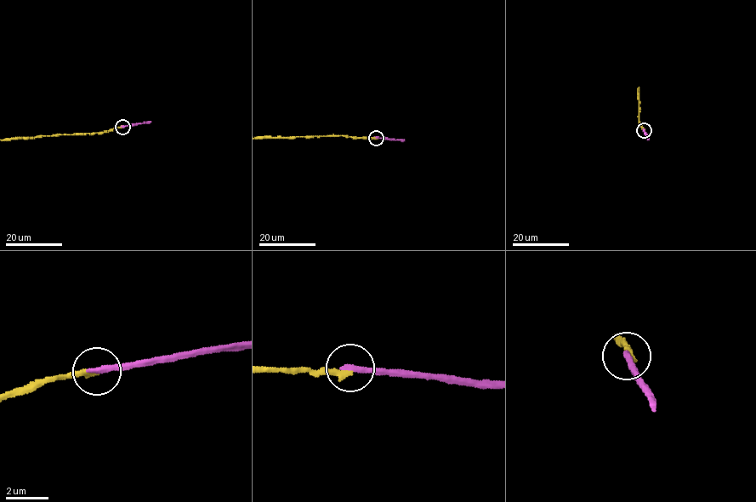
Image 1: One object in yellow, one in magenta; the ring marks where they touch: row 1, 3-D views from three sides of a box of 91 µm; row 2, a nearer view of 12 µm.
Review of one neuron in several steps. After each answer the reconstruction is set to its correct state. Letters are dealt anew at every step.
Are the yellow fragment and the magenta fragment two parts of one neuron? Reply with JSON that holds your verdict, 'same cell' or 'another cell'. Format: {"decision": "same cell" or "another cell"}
{"decision": "another cell"}

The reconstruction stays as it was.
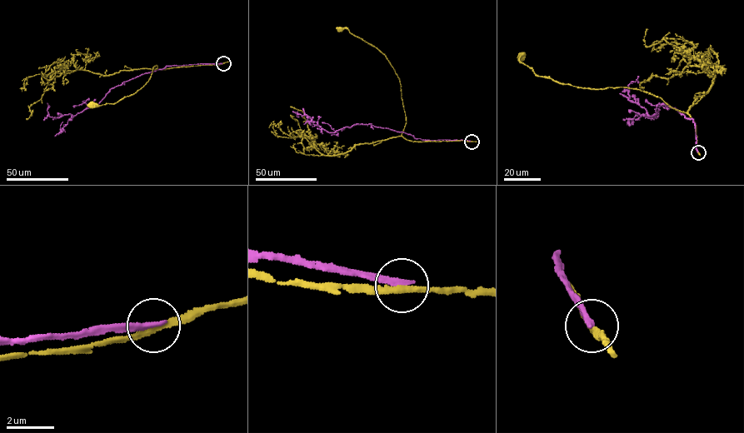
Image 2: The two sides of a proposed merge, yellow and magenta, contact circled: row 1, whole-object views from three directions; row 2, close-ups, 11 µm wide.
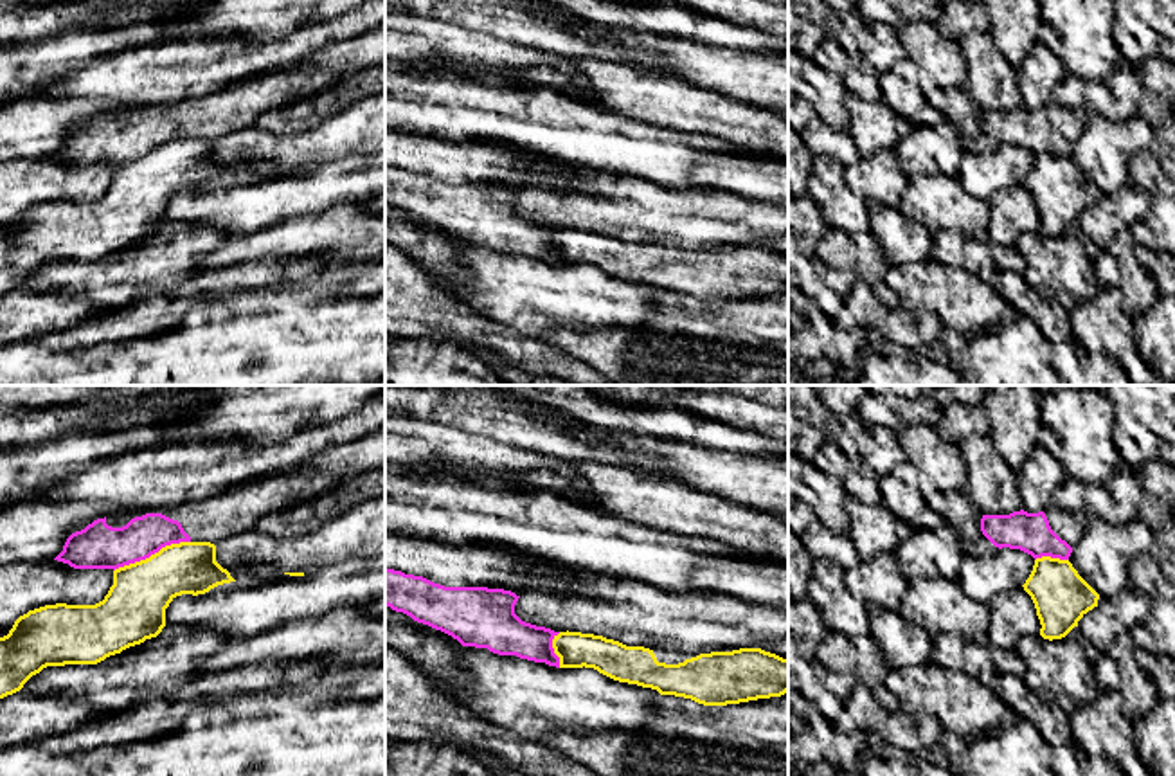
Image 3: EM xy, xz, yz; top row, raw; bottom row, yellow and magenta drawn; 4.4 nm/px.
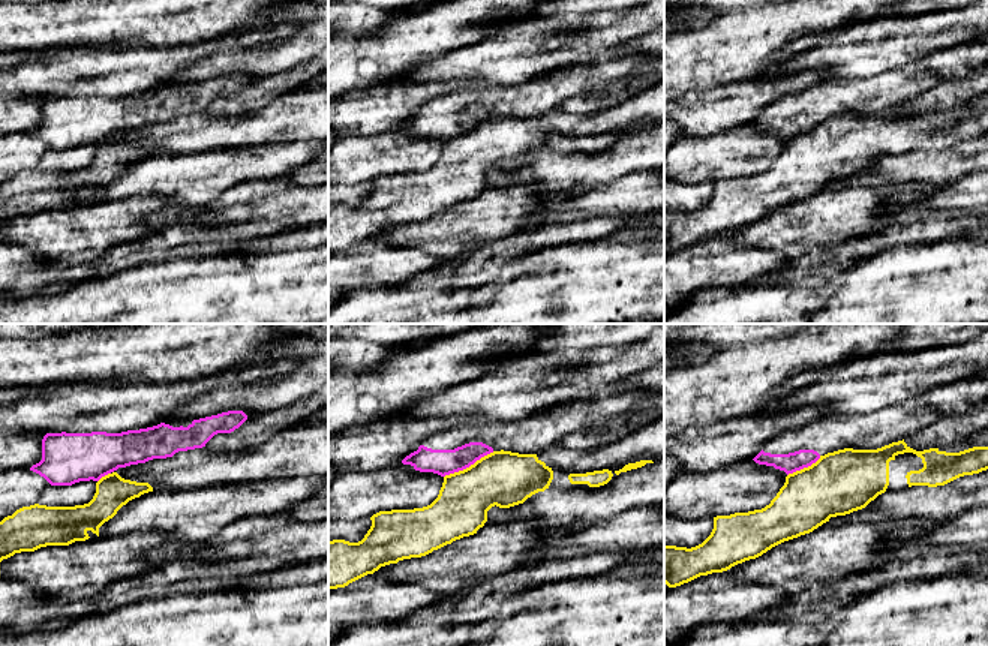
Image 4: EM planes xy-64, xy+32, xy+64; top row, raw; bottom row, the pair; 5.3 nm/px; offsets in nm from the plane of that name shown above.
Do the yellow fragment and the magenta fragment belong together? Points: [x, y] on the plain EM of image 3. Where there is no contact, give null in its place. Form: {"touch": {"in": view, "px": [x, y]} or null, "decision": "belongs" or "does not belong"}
{"touch": {"in": "xy", "px": [152, 152]}, "decision": "does not belong"}

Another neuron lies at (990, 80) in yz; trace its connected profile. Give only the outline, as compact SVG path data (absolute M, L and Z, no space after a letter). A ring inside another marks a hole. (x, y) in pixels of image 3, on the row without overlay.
M970 31L961 34L959 49L964 58L963 90L981 112L1009 112L1022 106L1015 68L993 45L991 34Z

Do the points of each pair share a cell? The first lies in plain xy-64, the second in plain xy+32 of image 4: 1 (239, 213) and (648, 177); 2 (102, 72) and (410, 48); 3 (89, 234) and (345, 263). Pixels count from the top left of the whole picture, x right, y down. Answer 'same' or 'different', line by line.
1: same
2: different
3: different

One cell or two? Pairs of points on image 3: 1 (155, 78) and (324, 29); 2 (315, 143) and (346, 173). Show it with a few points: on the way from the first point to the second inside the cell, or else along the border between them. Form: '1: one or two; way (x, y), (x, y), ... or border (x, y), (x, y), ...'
1: one; way (197, 67), (283, 53)
2: two; border (366, 153), (355, 153), (308, 170)

